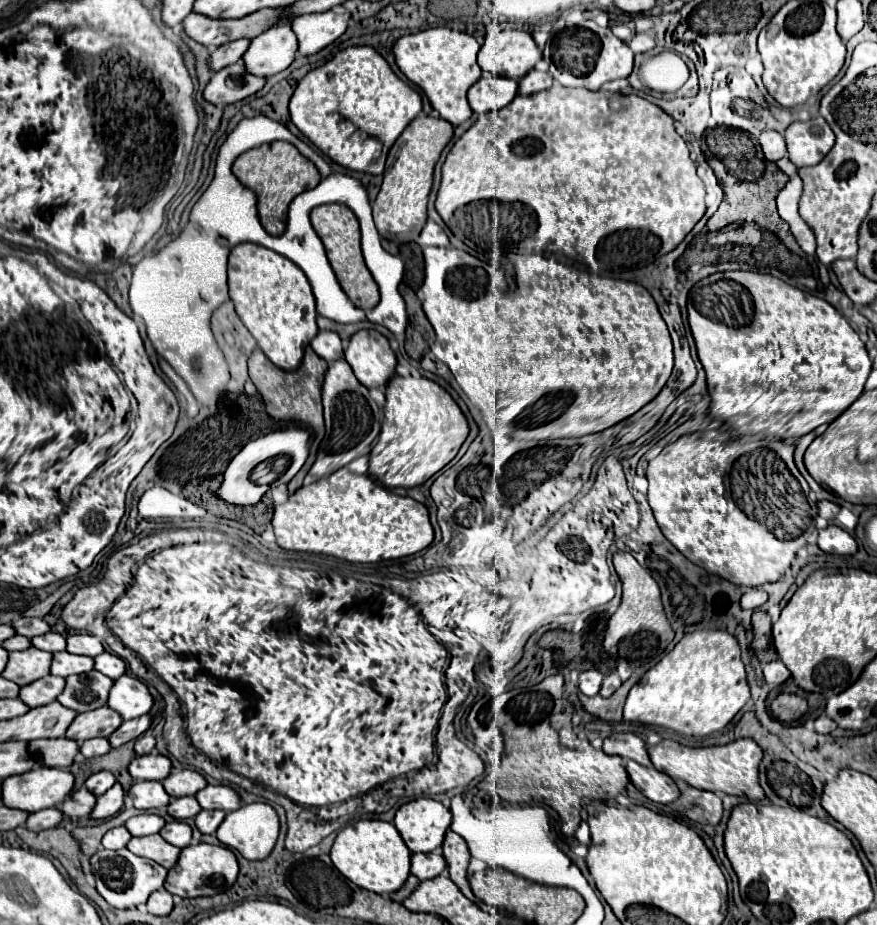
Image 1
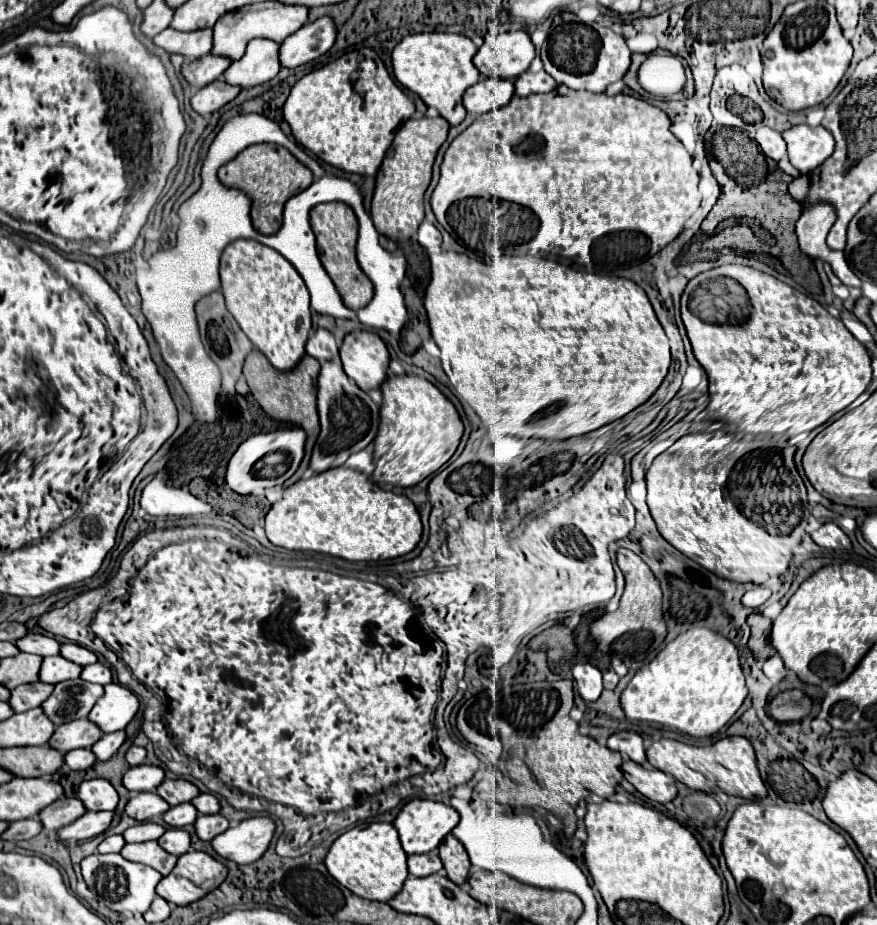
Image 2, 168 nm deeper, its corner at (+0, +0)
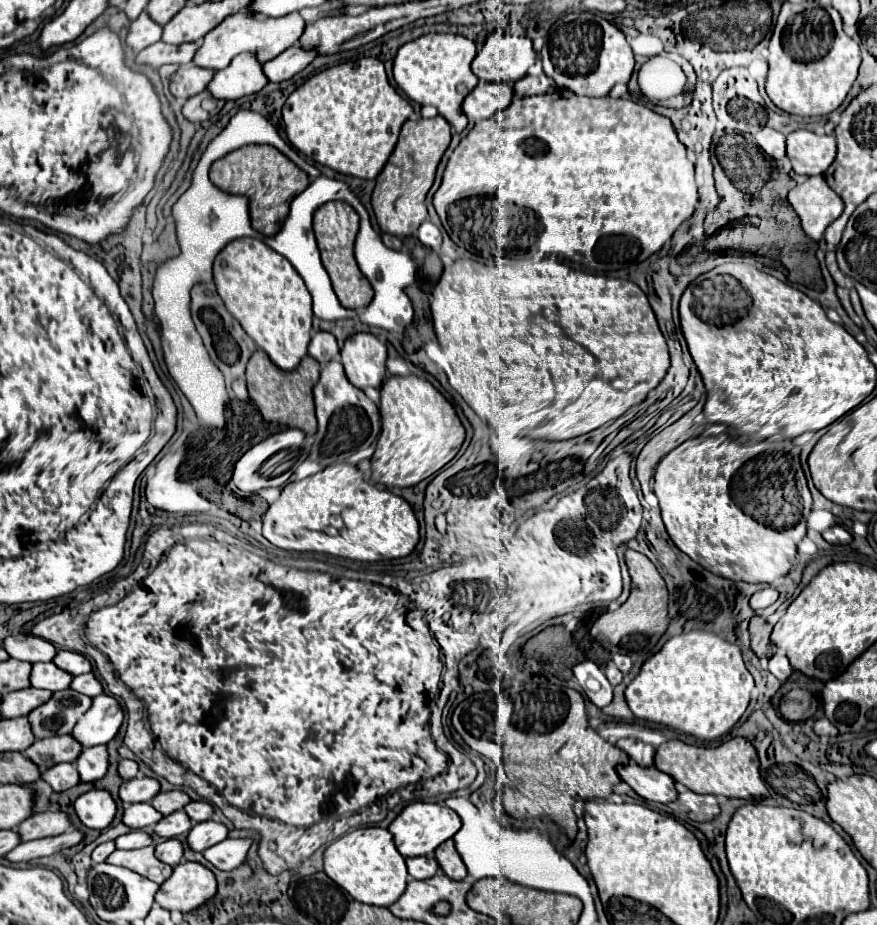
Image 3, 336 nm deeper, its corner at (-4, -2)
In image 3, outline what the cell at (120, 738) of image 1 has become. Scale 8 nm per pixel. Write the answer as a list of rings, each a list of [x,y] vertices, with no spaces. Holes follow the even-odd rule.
[[[97,745],[91,749],[83,749],[77,759],[77,771],[81,781],[97,781],[107,773],[109,767],[109,753],[107,745]]]

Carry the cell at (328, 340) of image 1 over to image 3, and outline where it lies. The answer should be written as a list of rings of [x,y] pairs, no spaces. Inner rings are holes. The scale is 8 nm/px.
[[[327,331],[315,333],[309,343],[309,355],[319,361],[320,368],[321,365],[331,365],[331,359],[339,357],[339,347],[335,337]]]

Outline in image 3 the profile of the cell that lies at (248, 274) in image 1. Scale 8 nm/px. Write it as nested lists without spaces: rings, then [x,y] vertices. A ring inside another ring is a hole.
[[[235,239],[215,259],[213,277],[227,311],[241,323],[269,359],[291,371],[307,355],[311,341],[311,295],[295,267],[259,239]]]

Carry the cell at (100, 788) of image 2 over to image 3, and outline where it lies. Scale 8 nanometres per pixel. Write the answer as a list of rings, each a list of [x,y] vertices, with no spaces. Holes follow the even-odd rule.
[[[91,789],[77,797],[75,811],[85,827],[107,829],[117,813],[117,803],[107,789]]]

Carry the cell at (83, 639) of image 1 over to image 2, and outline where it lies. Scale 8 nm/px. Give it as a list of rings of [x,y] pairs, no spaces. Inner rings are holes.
[[[63,643],[63,645],[61,645],[61,655],[63,655],[67,661],[73,661],[73,663],[77,663],[77,665],[81,665],[81,667],[91,665],[91,663],[97,663],[97,655],[95,655],[95,653],[87,651],[85,647],[79,647],[79,645],[75,645],[75,643]]]

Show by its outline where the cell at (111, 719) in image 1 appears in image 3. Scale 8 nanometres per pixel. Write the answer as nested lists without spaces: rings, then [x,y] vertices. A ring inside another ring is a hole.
[[[59,735],[49,739],[37,739],[35,745],[23,751],[23,755],[27,755],[41,769],[47,769],[61,761],[77,761],[81,751],[83,745],[79,745],[79,741],[75,741],[71,735]]]

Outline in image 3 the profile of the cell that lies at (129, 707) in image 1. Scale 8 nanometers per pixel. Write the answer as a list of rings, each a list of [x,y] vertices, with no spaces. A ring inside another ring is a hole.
[[[103,693],[93,699],[91,709],[77,721],[71,735],[79,739],[83,747],[105,745],[117,735],[123,721],[125,721],[125,711],[121,703],[115,697]]]

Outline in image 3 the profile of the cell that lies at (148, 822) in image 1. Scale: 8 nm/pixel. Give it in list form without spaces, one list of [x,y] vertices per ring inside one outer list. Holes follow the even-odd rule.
[[[131,831],[127,835],[121,835],[115,839],[117,849],[141,849],[147,845],[153,845],[153,837],[145,831]]]

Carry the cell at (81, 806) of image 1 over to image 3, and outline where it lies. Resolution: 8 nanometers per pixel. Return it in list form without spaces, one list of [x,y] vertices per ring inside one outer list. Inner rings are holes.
[[[65,811],[35,813],[19,825],[19,833],[23,841],[39,839],[39,837],[53,837],[67,829],[71,829],[71,817]]]

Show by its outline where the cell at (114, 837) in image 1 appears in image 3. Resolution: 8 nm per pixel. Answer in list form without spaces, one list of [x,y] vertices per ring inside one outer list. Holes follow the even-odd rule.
[[[109,841],[109,843],[101,843],[99,847],[95,847],[91,859],[93,859],[93,863],[101,863],[101,861],[105,861],[113,851],[115,851],[115,843],[113,843],[113,841]]]

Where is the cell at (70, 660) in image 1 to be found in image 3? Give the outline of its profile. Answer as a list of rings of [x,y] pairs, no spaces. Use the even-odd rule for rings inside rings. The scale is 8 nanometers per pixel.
[[[35,663],[31,671],[31,685],[47,691],[63,691],[71,685],[71,673],[63,673],[55,663]]]

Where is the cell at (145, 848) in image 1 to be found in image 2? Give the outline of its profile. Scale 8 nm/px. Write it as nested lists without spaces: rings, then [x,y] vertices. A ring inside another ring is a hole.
[[[147,841],[147,843],[139,843],[139,845],[129,843],[121,849],[121,855],[127,861],[143,863],[147,867],[153,867],[161,875],[167,875],[175,867],[175,861],[177,861],[177,857],[167,855],[167,851],[163,851],[157,841]]]

